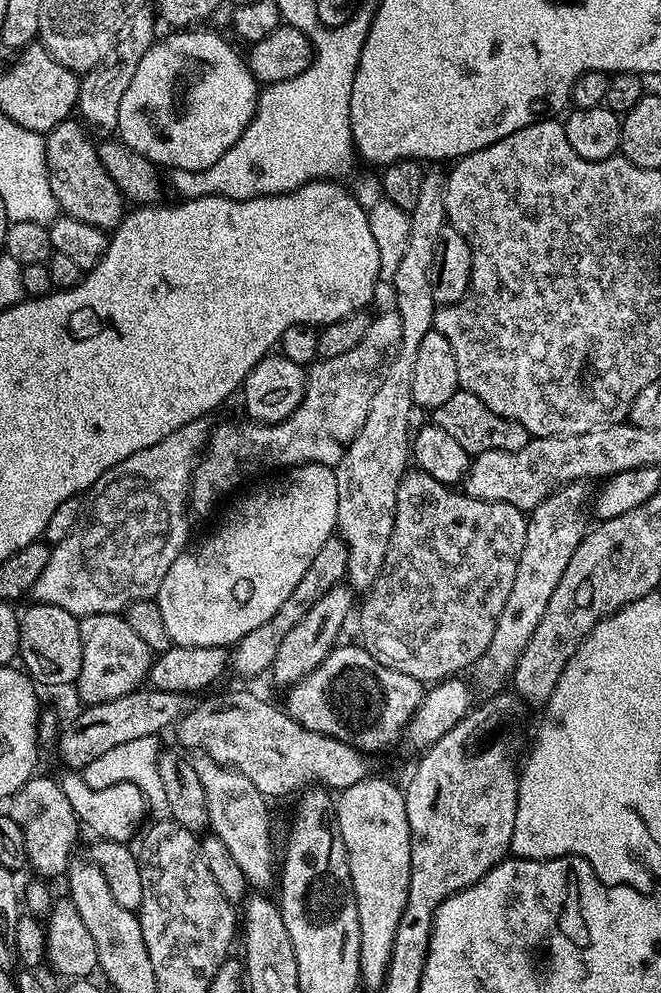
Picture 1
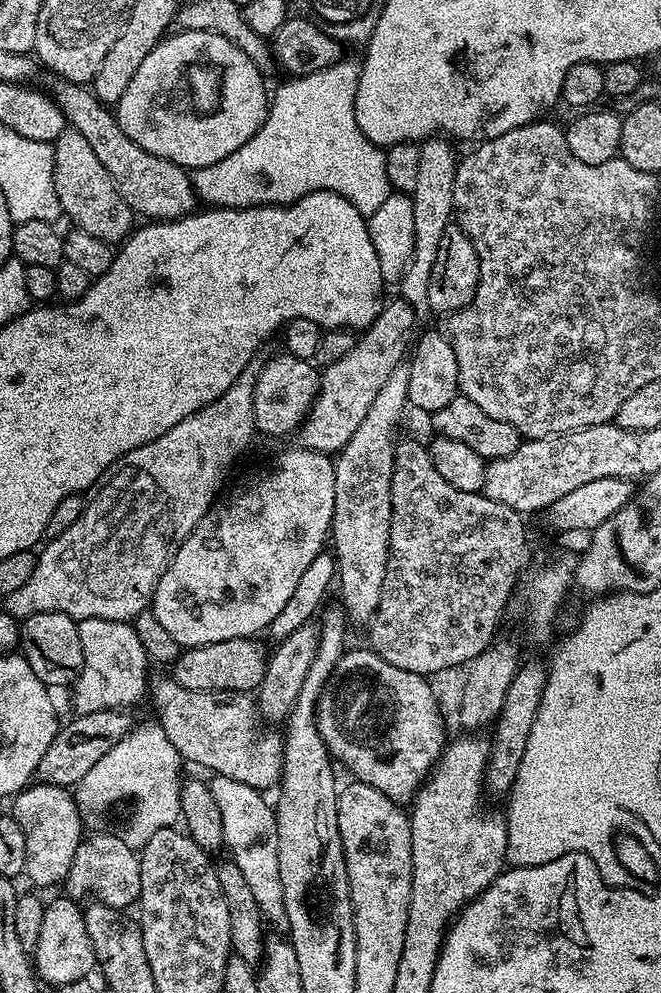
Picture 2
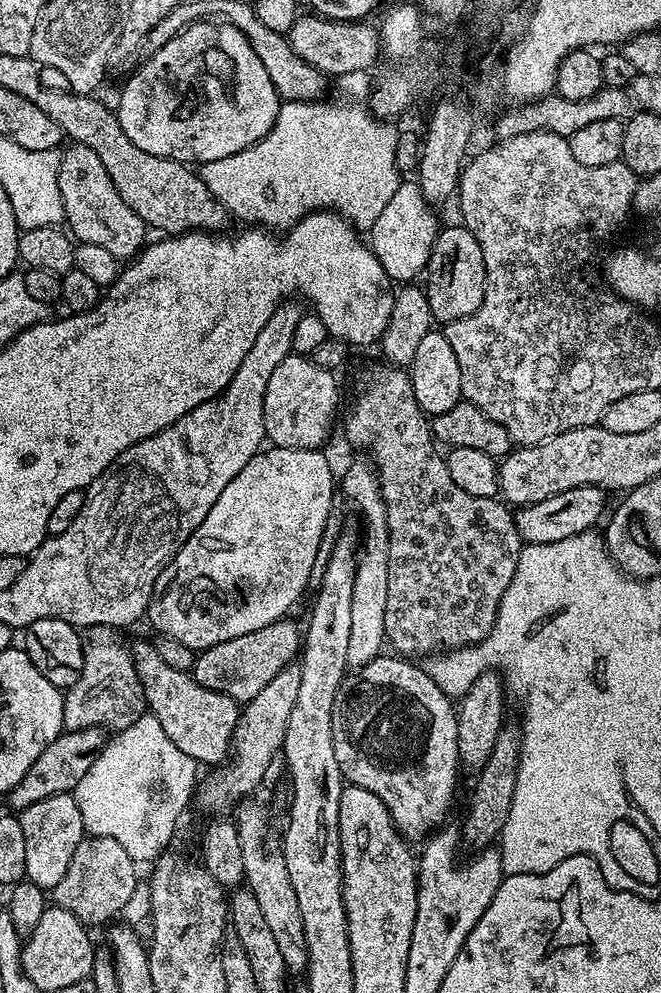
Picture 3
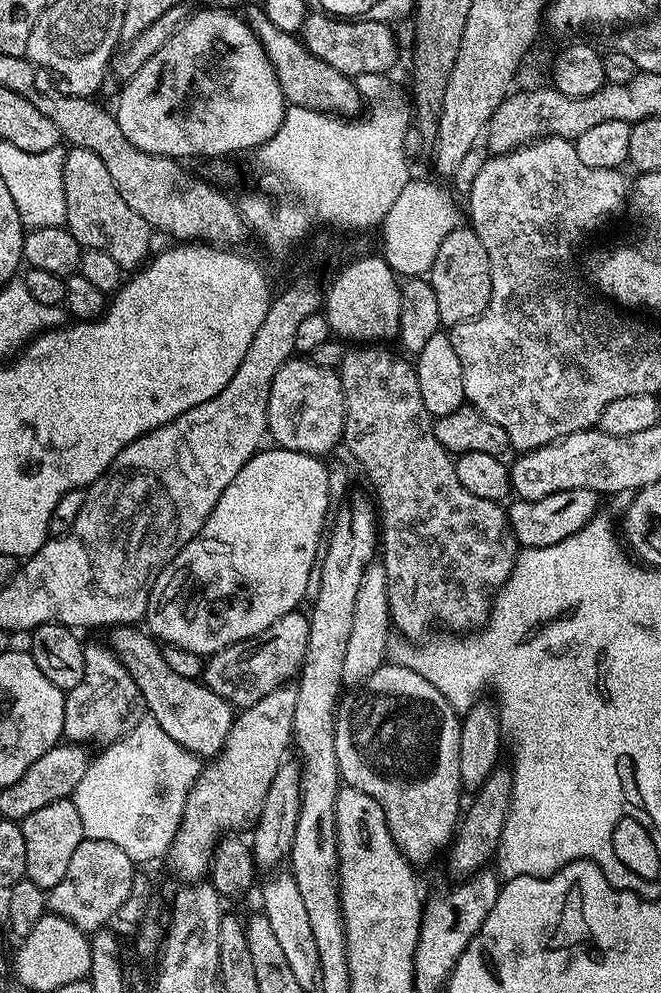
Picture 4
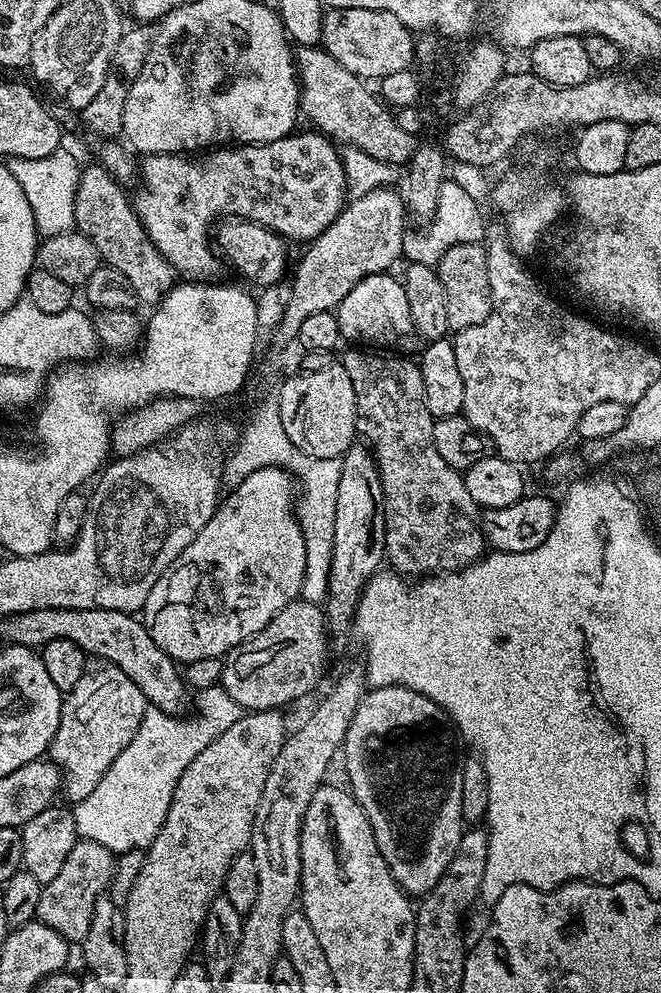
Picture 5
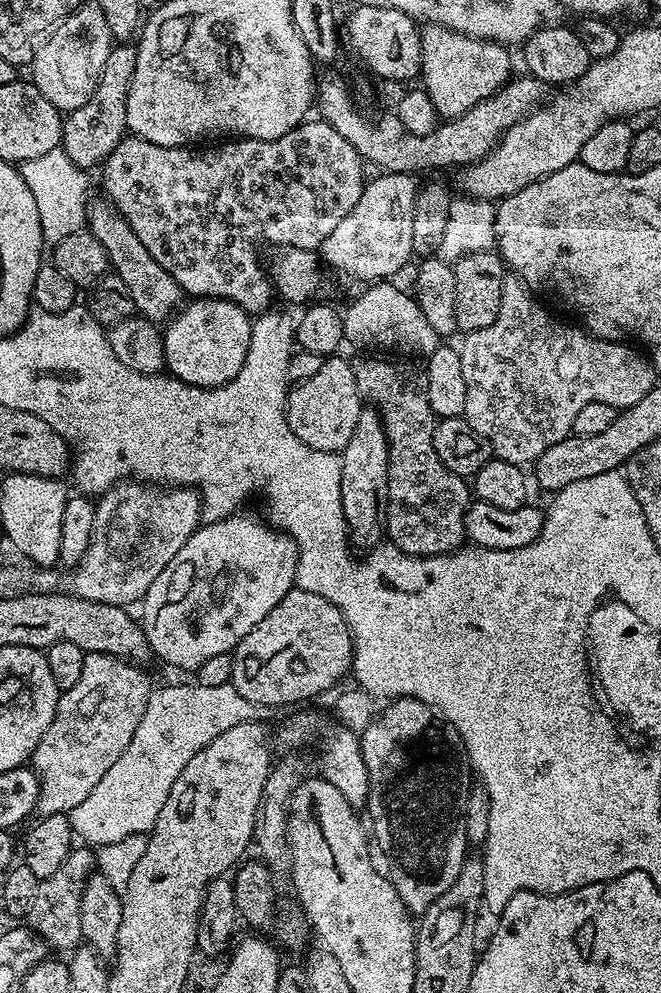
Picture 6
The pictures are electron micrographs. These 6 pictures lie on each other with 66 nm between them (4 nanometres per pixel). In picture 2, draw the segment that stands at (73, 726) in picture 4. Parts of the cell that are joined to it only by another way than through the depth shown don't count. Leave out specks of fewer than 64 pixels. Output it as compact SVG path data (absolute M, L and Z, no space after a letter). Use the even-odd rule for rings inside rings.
M86 618L78 623L78 639L82 641L82 654L84 655L84 665L78 674L75 684L71 685L70 693L72 692L72 704L77 709L75 710L79 715L85 716L91 712L98 710L106 710L107 708L119 708L121 710L131 709L131 704L136 704L140 699L145 699L146 693L150 688L150 675L148 676L148 668L150 669L150 661L146 650L142 650L142 642L138 642L138 634L132 629L131 623L123 620L107 620L106 618Z

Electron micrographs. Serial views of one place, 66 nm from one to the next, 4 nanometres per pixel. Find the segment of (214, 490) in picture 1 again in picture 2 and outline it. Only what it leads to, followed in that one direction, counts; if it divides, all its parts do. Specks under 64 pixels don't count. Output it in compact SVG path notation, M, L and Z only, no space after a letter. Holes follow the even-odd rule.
M393 298L389 304L387 301L381 307L376 321L368 328L363 329L362 335L357 339L354 350L350 350L350 354L338 358L338 362L323 365L320 372L320 389L316 391L316 400L304 423L298 429L299 447L325 454L338 454L344 449L346 442L350 442L350 438L354 438L354 430L358 430L358 426L362 426L362 418L366 418L366 410L370 410L370 402L374 402L374 397L378 395L378 390L382 390L386 378L390 378L390 374L397 366L405 363L418 332L416 323L418 323L418 317L414 309L404 300Z

